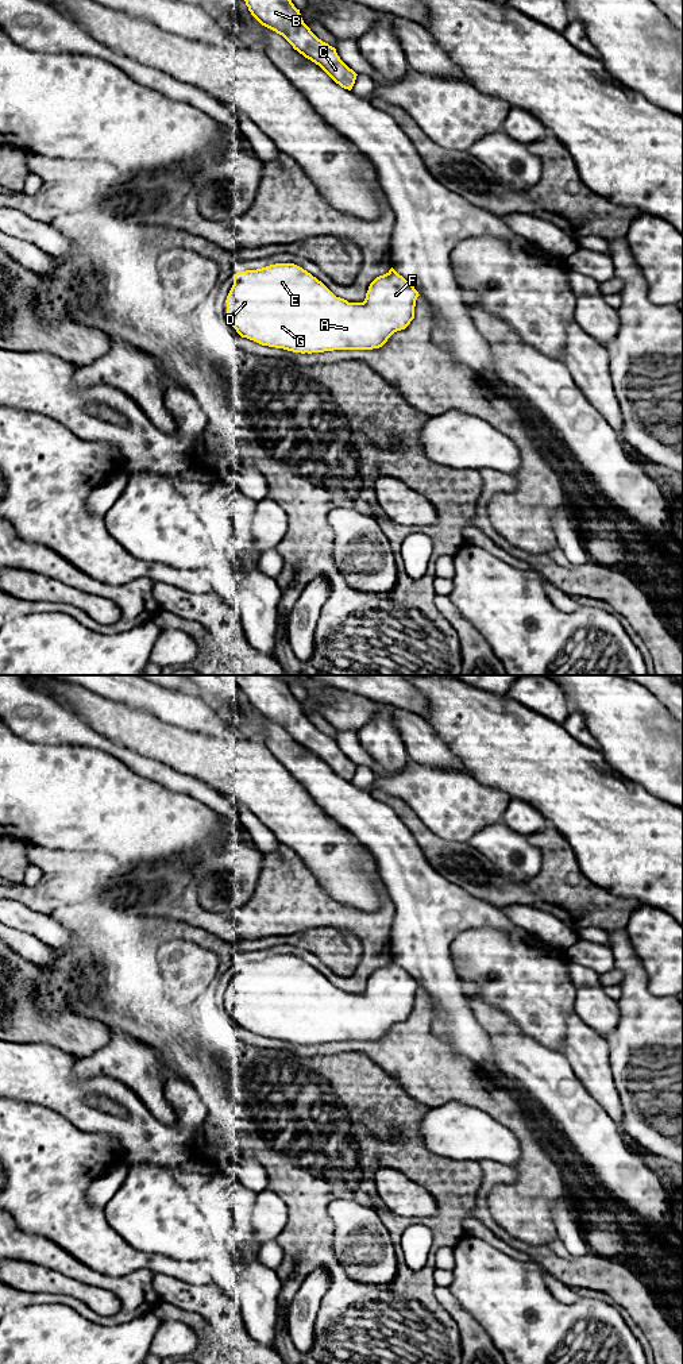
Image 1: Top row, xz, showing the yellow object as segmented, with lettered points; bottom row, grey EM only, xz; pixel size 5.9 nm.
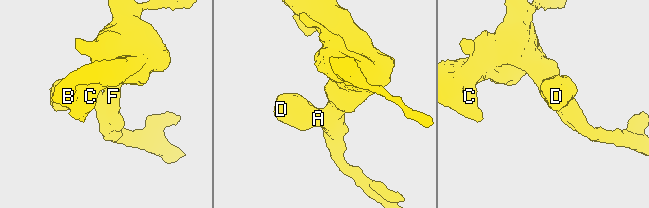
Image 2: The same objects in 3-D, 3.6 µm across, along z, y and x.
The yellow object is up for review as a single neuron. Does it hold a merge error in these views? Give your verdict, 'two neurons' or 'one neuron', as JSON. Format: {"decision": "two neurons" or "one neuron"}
{"decision": "one neuron"}

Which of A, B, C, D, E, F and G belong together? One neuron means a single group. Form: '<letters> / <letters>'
A B C D E F G

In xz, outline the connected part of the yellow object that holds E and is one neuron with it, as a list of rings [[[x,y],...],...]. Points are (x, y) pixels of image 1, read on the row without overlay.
[[[275,955],[234,966],[225,1009],[242,1029],[262,1037],[301,1045],[373,1041],[410,1016],[418,987],[414,978],[391,959],[370,975],[363,994],[348,994],[302,959]]]

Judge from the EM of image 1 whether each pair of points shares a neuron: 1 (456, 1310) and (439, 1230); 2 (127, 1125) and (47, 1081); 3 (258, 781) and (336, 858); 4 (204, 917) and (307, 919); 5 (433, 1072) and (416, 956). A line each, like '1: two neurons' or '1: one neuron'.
1: two neurons
2: one neuron
3: one neuron
4: one neuron
5: two neurons

